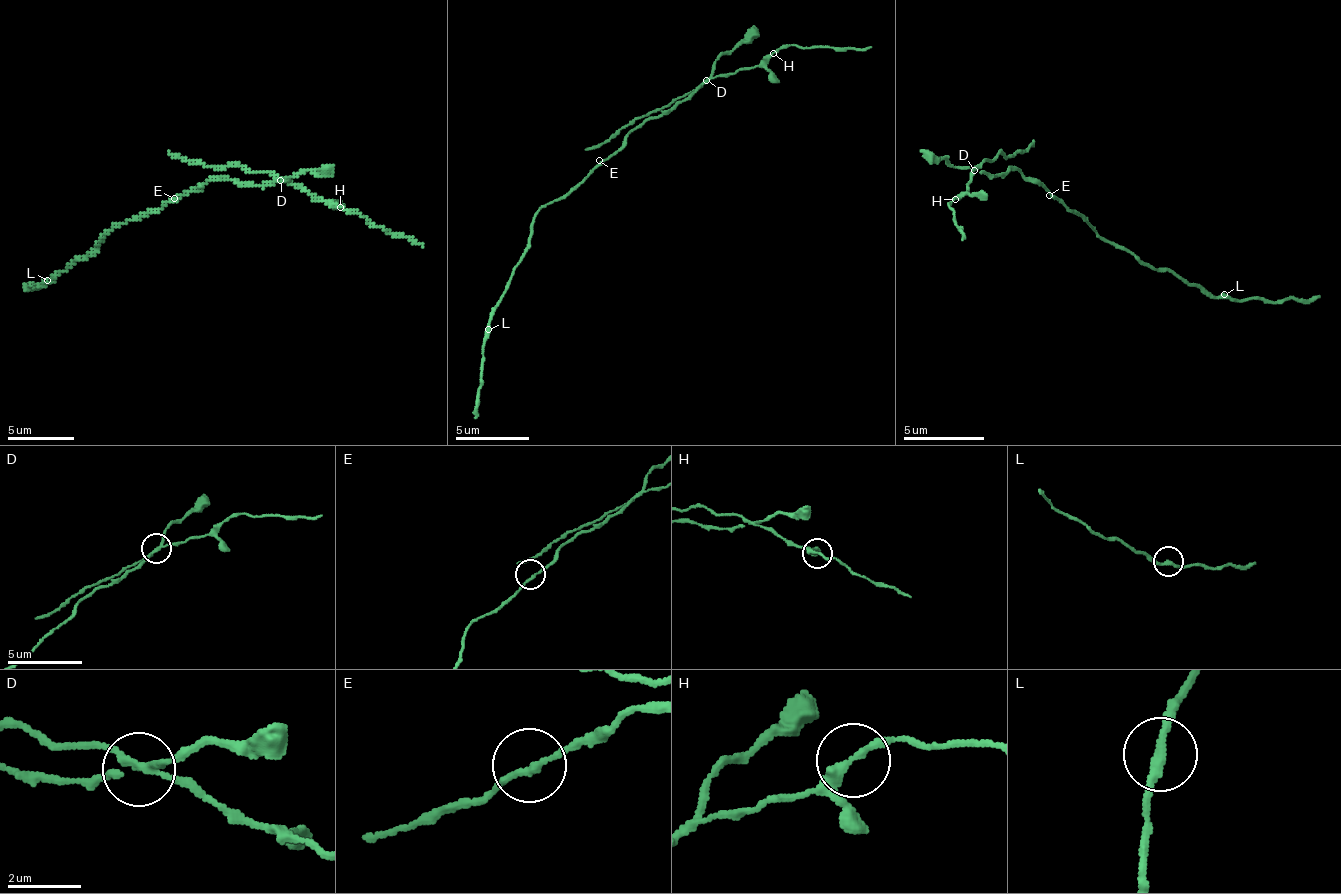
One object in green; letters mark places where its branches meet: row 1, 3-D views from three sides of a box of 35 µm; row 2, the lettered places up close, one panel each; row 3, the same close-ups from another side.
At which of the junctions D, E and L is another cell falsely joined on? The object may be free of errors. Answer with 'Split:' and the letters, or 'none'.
Split: D

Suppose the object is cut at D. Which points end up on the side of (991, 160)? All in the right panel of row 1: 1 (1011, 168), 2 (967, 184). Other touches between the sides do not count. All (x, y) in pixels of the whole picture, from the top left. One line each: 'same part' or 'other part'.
1: other part
2: same part

